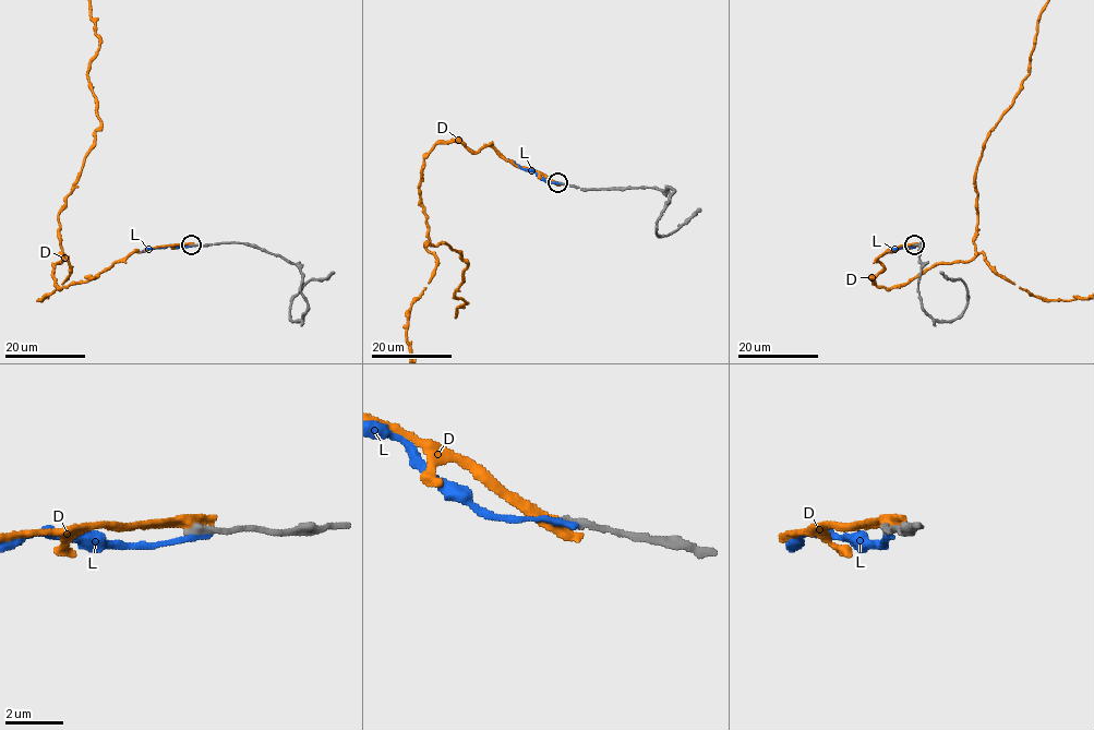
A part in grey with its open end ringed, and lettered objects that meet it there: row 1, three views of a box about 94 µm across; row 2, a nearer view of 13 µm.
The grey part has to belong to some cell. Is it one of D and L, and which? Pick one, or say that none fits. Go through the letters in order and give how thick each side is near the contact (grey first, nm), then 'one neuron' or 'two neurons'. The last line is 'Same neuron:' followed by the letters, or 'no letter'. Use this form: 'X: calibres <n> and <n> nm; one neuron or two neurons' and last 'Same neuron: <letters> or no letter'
D: calibres 320 and 500 nm; two neurons
L: calibres 320 and 200 nm; two neurons
Same neuron: no letter

